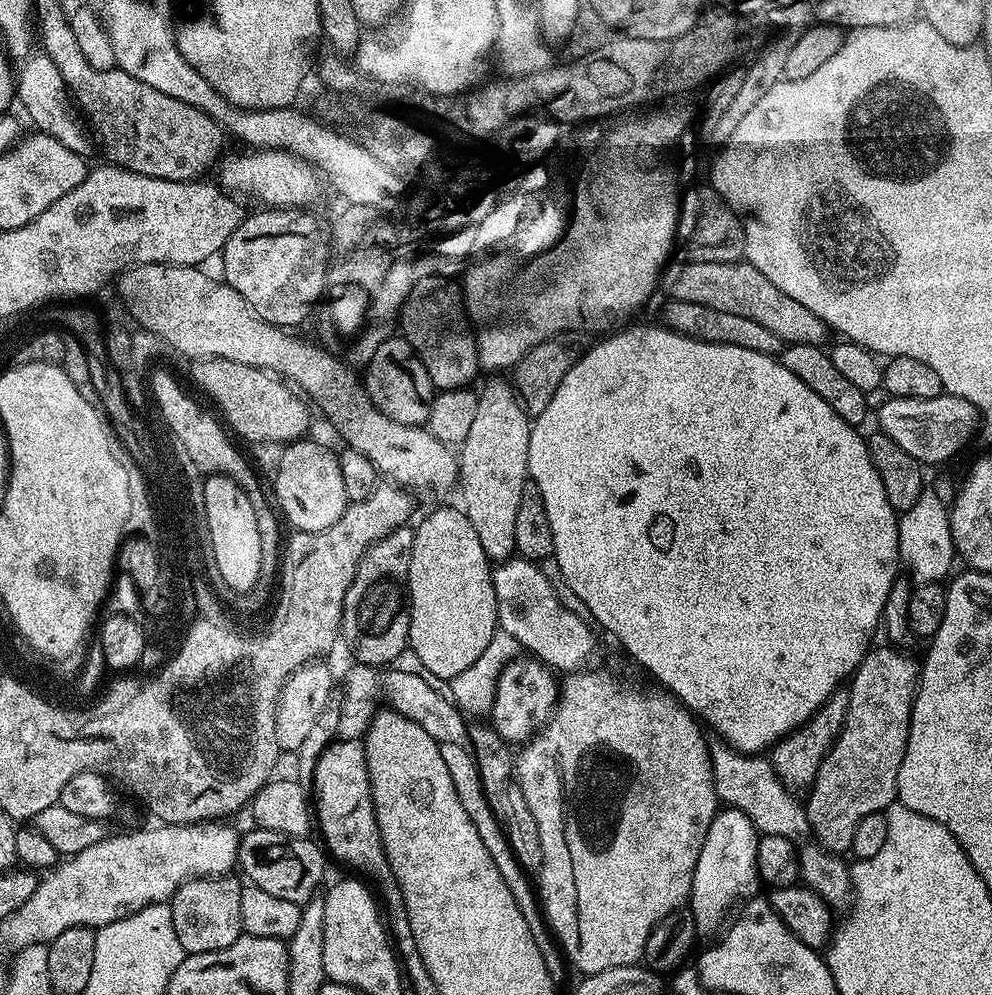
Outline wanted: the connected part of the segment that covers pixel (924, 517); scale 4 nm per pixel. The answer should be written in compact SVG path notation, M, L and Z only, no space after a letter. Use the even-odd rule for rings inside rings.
M925 490L910 506L910 510L898 516L898 546L903 571L913 576L916 584L933 584L945 579L953 571L952 563L957 563L958 553L952 537L952 523L948 517L949 505L938 493ZM945 575L945 576L944 576ZM944 576L944 577L943 577Z

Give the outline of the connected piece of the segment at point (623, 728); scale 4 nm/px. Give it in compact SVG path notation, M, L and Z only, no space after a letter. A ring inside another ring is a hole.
M577 670L567 673L563 677L558 688L559 699L556 701L556 710L553 712L551 720L519 749L514 760L516 781L519 782L522 794L526 798L526 806L530 806L530 814L534 814L534 822L538 822L538 838L543 838L546 834L548 836L560 834L558 778L566 780L568 792L566 792L564 808L570 810L568 844L570 844L570 852L574 858L574 872L576 872L576 868L584 870L584 884L578 884L578 880L576 880L576 878L580 878L580 872L574 874L574 872L562 870L564 880L560 884L554 884L554 878L550 878L550 872L538 874L538 900L542 905L546 923L553 937L558 941L567 963L571 967L573 964L580 971L580 974L605 972L611 968L627 968L635 965L643 957L646 938L650 934L650 930L654 930L654 926L658 922L662 922L662 918L666 918L666 914L670 914L676 908L685 907L686 901L691 897L694 870L698 866L698 854L702 854L702 842L710 830L710 822L716 817L718 811L712 759L708 753L710 744L709 741L704 741L705 729L698 723L697 717L667 690L631 692L630 689L623 688L608 672L588 671ZM554 758L558 760L558 764L562 764L562 768L554 768Z

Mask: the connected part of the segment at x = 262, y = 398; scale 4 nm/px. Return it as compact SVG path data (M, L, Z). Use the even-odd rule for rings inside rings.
M226 358L198 360L191 366L193 382L220 407L219 415L226 424L228 419L227 427L237 437L245 436L256 444L287 446L309 435L312 416L308 413L309 405L305 397L293 391L281 377L271 371L246 366L242 362L230 362Z

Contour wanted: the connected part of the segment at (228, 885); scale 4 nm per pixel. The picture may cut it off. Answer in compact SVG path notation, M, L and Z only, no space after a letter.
M229 874L227 876L197 876L195 880L187 880L178 891L172 895L170 907L172 909L172 917L174 918L174 934L178 934L178 942L182 942L185 953L191 954L193 952L213 952L214 950L222 950L226 946L230 946L240 937L244 932L242 926L242 894L240 893L242 884L239 879L235 880L235 875Z

